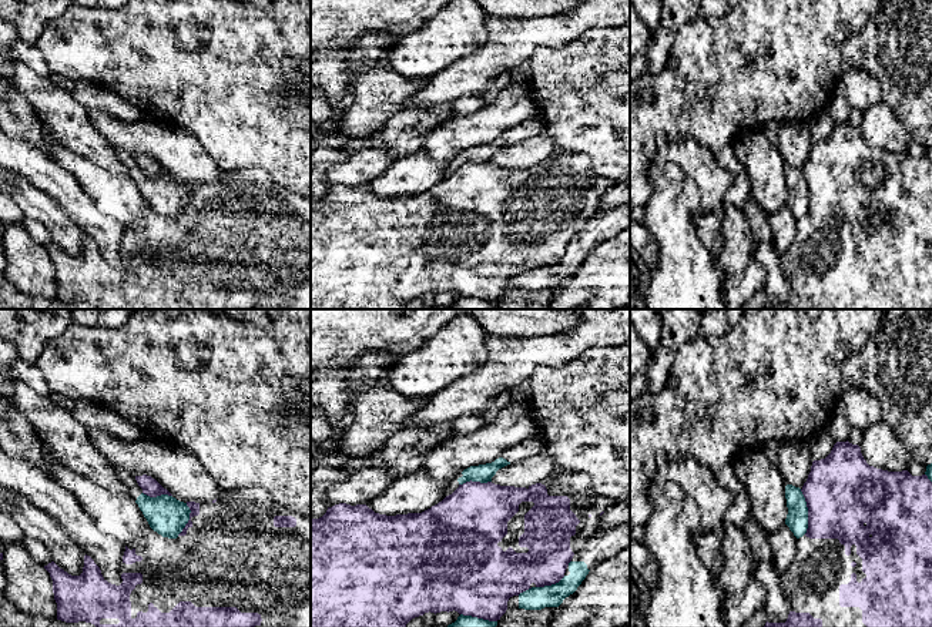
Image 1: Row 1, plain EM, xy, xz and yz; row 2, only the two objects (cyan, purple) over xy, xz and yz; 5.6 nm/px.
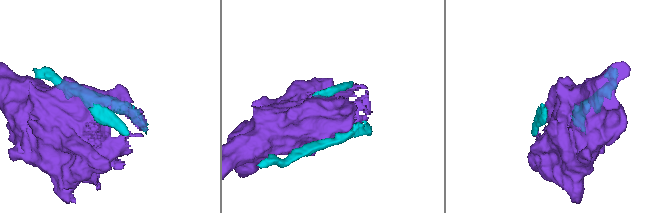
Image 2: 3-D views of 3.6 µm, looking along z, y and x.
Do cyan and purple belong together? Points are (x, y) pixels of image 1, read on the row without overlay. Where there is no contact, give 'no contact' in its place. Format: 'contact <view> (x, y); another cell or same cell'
contact yz (807, 193); another cell

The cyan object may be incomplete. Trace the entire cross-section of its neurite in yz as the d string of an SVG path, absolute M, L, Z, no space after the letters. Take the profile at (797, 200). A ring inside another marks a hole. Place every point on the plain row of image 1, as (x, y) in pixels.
M787 165L785 180L788 188L785 205L794 214L794 217L799 219L807 214L808 209L808 188L805 178L799 168Z

